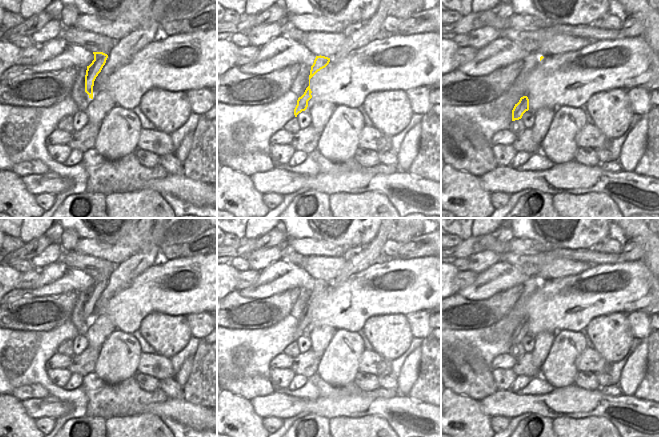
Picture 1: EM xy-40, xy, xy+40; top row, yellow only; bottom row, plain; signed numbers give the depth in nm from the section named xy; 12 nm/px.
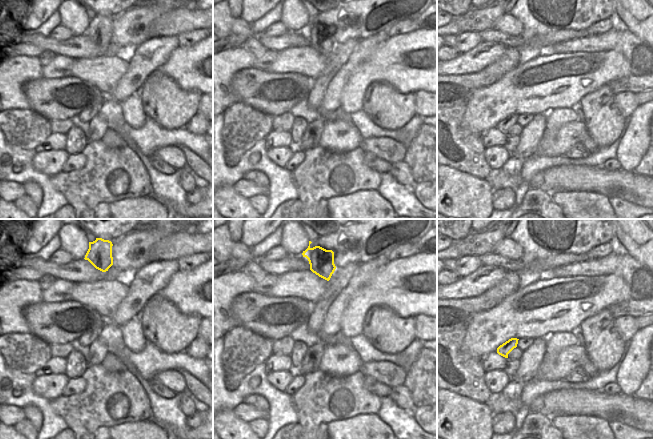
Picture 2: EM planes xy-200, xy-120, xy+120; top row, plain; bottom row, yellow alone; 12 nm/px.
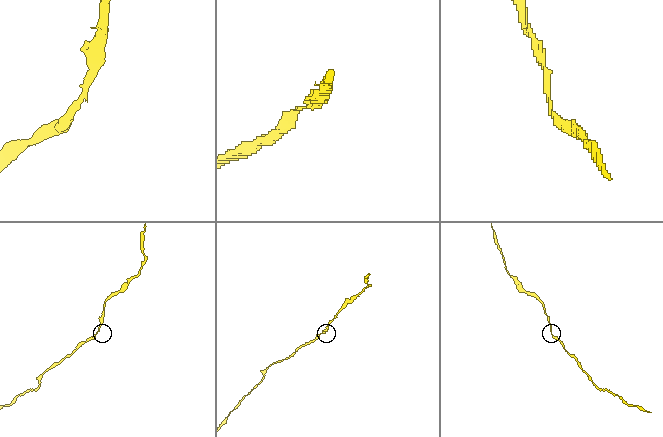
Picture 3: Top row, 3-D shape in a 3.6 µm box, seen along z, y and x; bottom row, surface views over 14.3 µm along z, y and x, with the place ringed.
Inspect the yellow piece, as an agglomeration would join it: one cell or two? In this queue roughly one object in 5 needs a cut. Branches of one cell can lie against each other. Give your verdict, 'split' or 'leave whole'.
leave whole

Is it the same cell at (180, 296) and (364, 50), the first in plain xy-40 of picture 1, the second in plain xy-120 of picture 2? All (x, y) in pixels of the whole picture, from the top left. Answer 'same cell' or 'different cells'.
different cells

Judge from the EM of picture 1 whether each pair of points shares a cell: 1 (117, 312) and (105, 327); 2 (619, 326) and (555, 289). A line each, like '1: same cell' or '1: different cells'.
1: different cells
2: different cells

